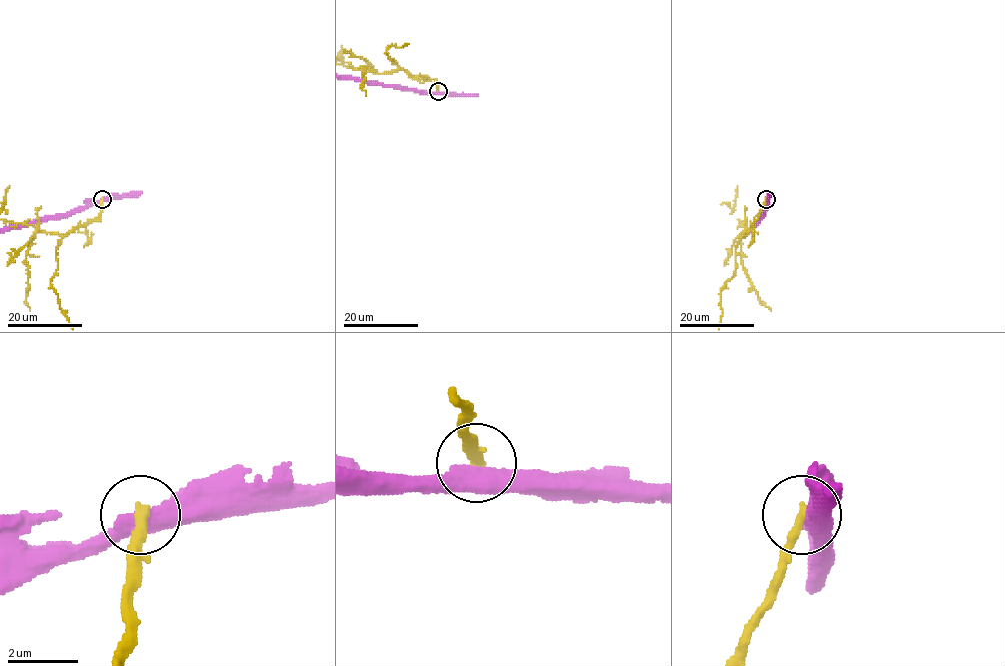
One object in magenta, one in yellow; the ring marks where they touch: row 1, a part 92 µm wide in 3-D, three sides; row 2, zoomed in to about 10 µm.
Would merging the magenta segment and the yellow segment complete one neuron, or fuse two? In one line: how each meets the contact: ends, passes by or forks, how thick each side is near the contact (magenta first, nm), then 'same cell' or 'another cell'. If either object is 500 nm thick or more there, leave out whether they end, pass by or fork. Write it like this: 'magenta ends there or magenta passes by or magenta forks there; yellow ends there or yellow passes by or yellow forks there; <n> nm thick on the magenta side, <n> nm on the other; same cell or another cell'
500 nm thick on the magenta side, 320 nm on the other; another cell

